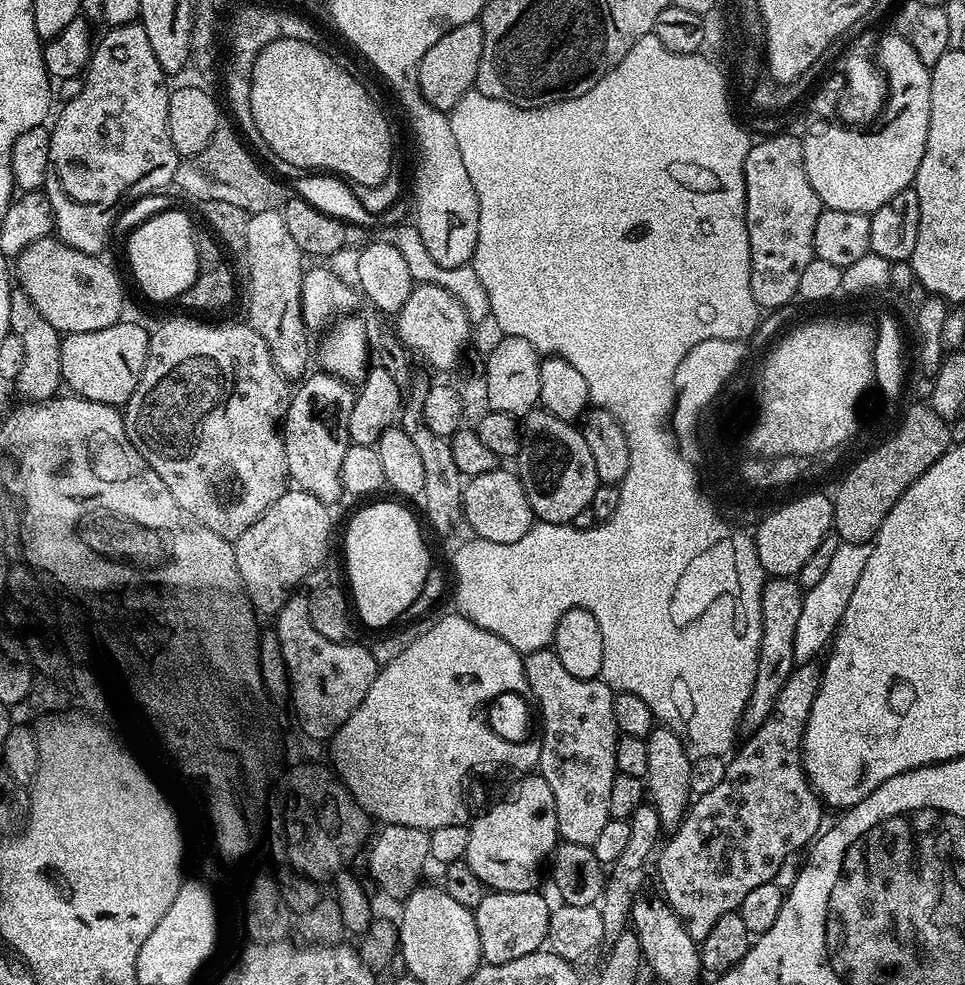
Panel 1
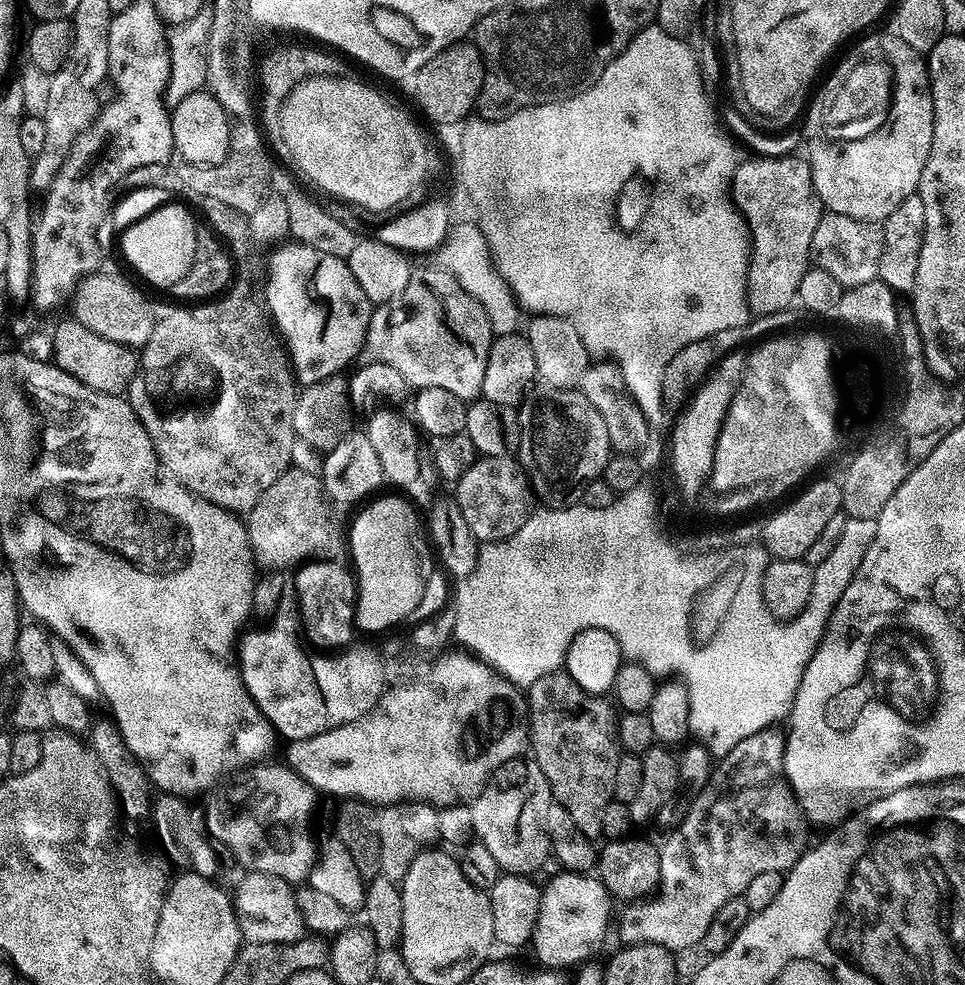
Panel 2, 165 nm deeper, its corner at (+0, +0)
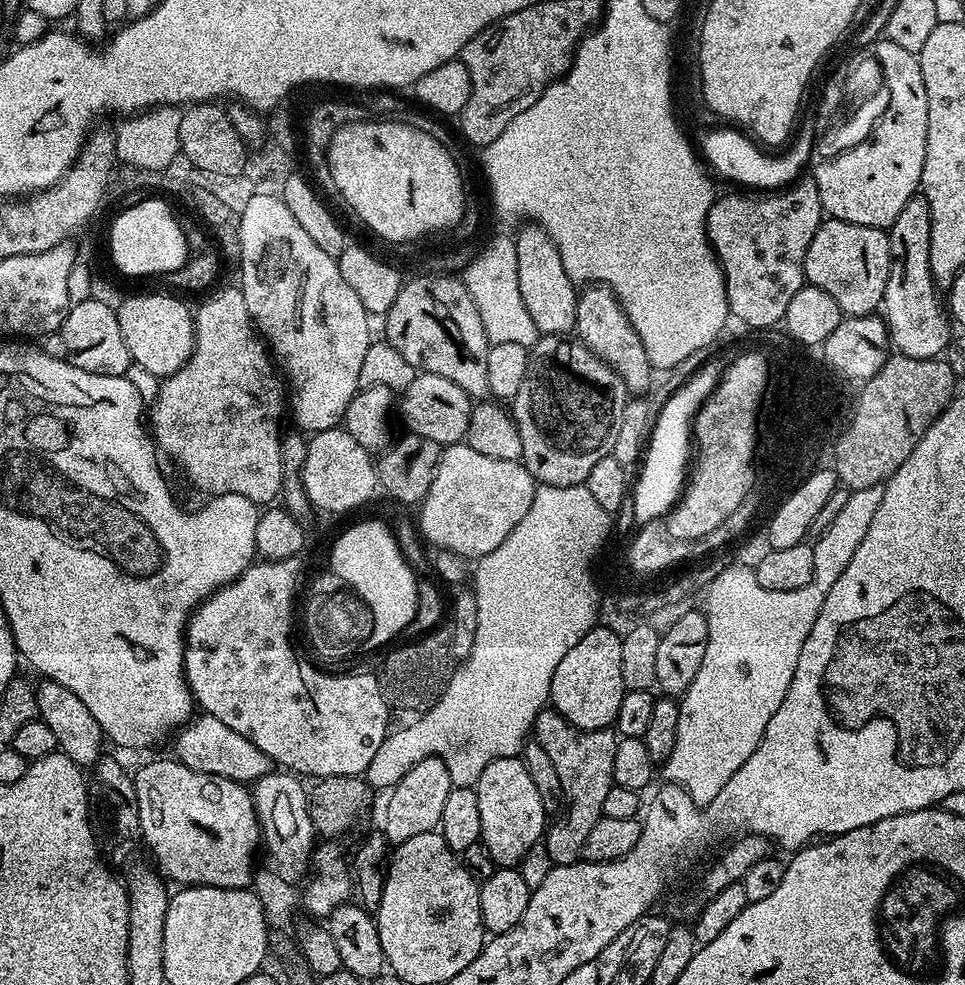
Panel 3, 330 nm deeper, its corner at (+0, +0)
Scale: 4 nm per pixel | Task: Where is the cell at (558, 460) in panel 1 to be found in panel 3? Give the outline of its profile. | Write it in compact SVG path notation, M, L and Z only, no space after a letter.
M541 335L528 349L526 375L522 377L522 386L518 386L518 394L510 402L512 419L516 421L518 434L522 434L520 460L537 485L584 484L594 465L612 455L622 402L627 401L629 396L624 380L618 378L616 371L609 364L603 364L579 339Z

